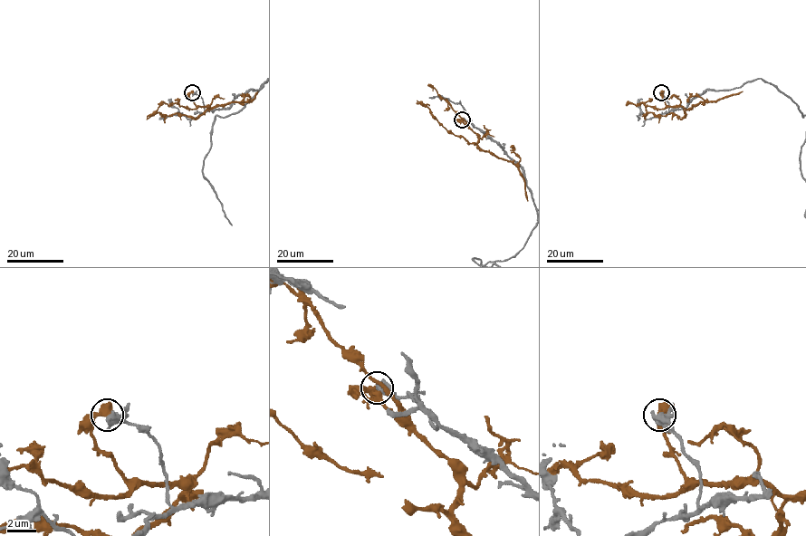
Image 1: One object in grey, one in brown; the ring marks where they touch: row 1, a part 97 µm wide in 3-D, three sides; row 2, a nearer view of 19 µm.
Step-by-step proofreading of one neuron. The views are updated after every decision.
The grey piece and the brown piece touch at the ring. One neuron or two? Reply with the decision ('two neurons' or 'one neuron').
two neurons

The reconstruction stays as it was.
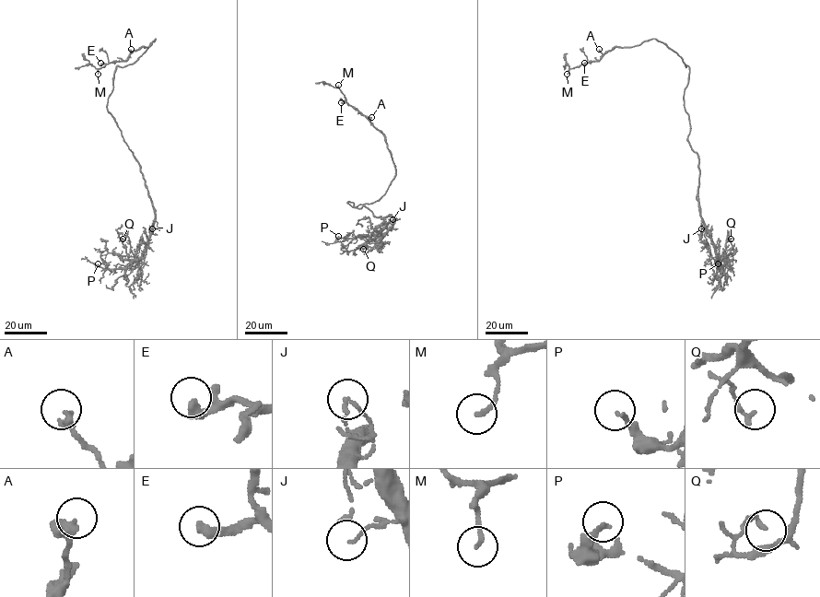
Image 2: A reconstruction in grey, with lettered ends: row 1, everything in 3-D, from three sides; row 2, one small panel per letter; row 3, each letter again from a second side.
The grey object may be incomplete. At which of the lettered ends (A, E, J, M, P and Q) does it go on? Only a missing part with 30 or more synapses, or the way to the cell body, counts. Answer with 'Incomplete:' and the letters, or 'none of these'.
Incomplete: E

